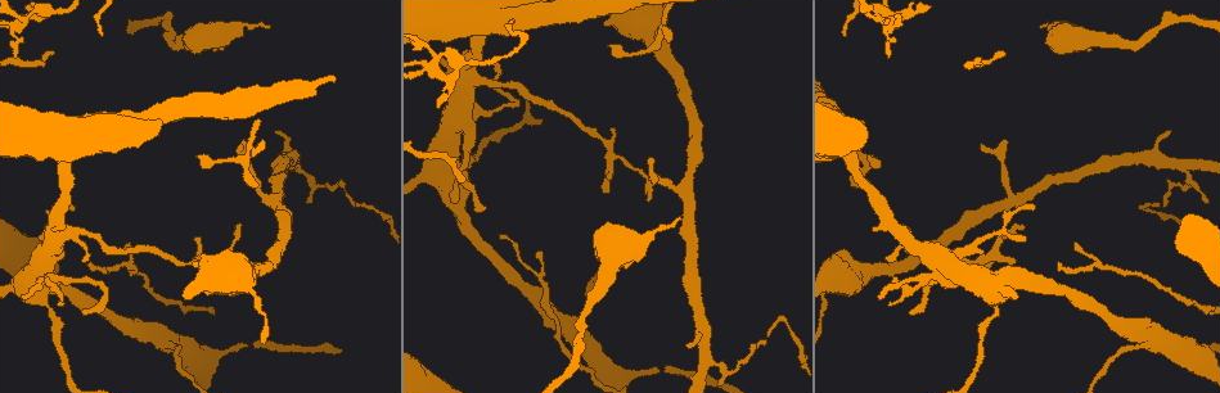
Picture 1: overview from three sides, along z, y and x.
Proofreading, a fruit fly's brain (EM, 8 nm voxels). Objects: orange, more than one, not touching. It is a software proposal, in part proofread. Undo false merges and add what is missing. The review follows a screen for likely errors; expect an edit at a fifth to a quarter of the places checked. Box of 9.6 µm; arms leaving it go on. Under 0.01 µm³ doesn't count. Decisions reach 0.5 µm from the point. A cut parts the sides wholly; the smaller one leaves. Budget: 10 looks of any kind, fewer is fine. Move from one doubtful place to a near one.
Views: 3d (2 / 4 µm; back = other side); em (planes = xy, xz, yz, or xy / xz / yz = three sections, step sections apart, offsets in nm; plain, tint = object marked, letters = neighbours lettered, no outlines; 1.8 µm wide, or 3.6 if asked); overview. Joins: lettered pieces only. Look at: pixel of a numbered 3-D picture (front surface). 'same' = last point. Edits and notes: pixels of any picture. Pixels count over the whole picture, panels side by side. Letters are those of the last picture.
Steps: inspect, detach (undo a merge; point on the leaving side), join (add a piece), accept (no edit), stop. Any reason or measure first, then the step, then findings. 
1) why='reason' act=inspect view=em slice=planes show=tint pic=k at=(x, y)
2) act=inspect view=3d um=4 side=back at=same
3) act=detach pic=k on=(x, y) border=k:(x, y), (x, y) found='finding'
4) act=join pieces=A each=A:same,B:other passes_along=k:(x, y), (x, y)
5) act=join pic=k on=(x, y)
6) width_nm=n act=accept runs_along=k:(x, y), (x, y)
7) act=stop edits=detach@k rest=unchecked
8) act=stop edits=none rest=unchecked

why='four or more arms meet' act=inspect view=em slice=planes show=plain pic=1 at=(939, 269)

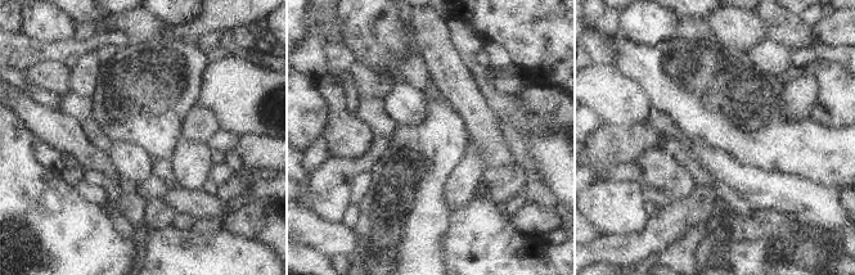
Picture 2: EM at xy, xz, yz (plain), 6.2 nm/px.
why='what lies round it' act=inspect view=em slice=planes show=letters at=same

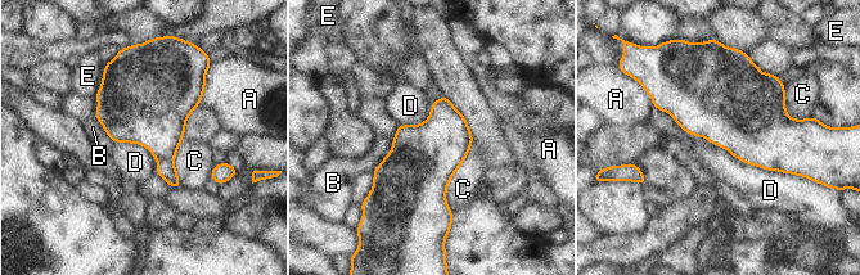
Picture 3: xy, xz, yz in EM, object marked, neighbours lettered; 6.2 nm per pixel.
longest_contact=D:750nm act=accept each=A:other,B:other,C:other,D:other,E:other border=3:(689, 134), (746, 163), (798, 176) found='continuous, no second neuron'

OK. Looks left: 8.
why='sudden change in width' act=inspect view=em um=3.6 slice=xy step=8 show=tint pic=1 at=(480, 21)

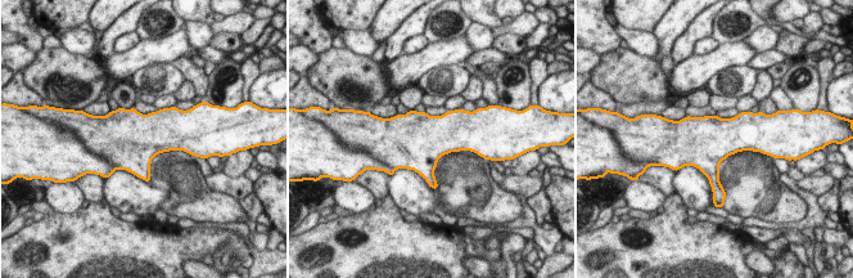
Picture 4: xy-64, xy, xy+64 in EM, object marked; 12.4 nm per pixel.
why='cut it another way' act=inspect view=em um=3.6 slice=planes show=letters at=same

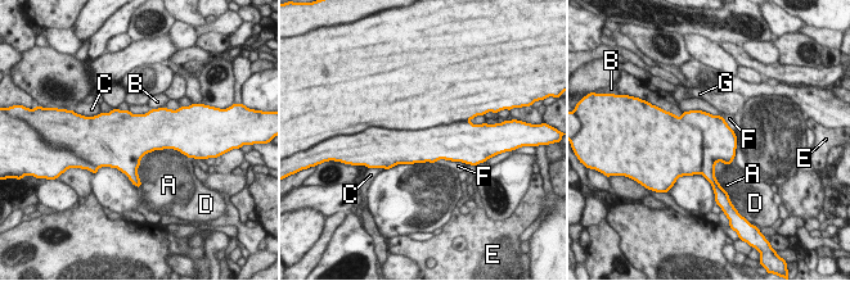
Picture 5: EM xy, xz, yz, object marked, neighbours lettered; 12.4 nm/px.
width_nm=650 act=accept each=A:other,B:other,C:other,D:other,E:other,F:other,G:other border=5:(733, 158), (716, 163), (716, 181) found='all the same neuron'

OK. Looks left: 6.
why='branch stops here' act=inspect view=3d um=4 side=back pic=1 at=(1039, 26)

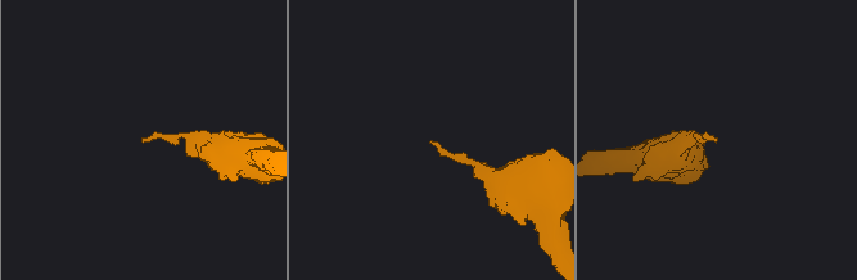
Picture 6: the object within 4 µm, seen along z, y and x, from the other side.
why='shape alone is not enough' act=inspect view=em slice=planes show=letters pic=6 at=(142, 140)

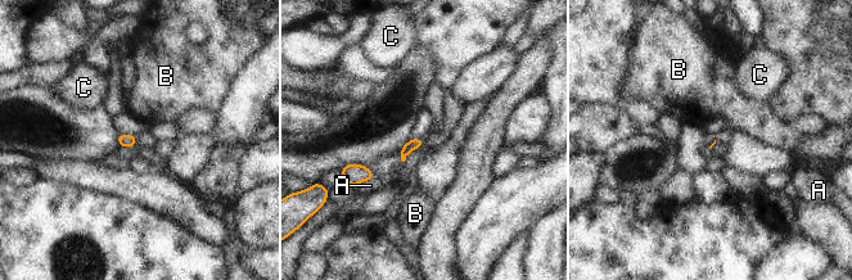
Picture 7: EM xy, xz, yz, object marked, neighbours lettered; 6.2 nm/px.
act=accept each=A:other,B:other,C:other border=7:(373, 179), (364, 180), (354, 186) found='none of them fits'

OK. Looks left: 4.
why='branch stops here' act=inspect view=em slice=xz step=4 show=tint pic=1 at=(542, 252)

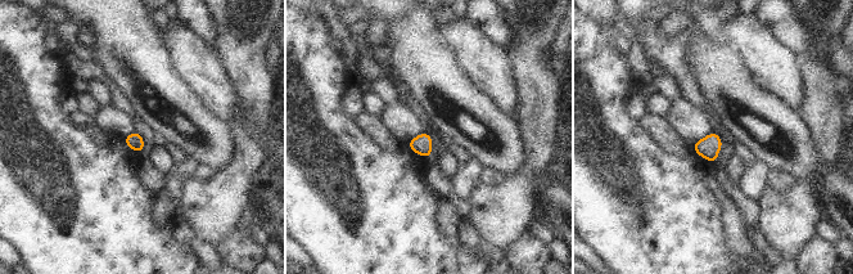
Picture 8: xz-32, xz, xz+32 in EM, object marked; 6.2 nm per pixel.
why='another direction' act=inspect view=em slice=planes show=tint at=same

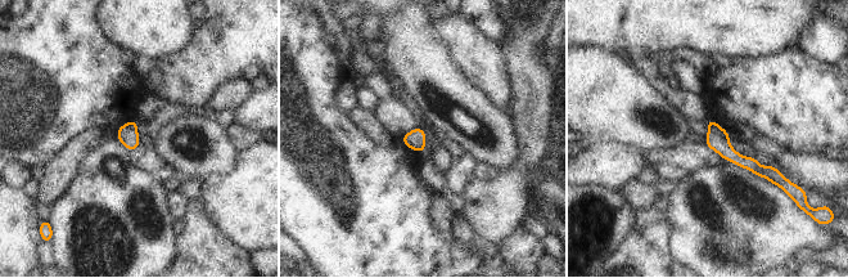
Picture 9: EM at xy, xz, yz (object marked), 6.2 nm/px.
act=inspect view=em slice=planes show=letters at=same

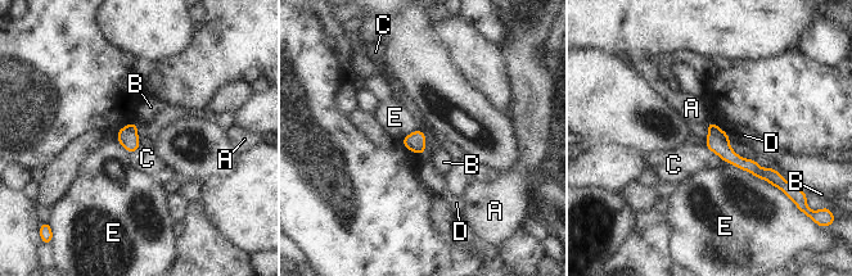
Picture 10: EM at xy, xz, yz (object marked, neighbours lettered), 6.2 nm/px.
act=accept each=A:other,B:other,C:other,D:other,E:other border=10:(722, 159), (751, 172), (761, 180) found='no lettered piece goes on from it'

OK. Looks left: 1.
act=stop edits=none rest=unchecked

